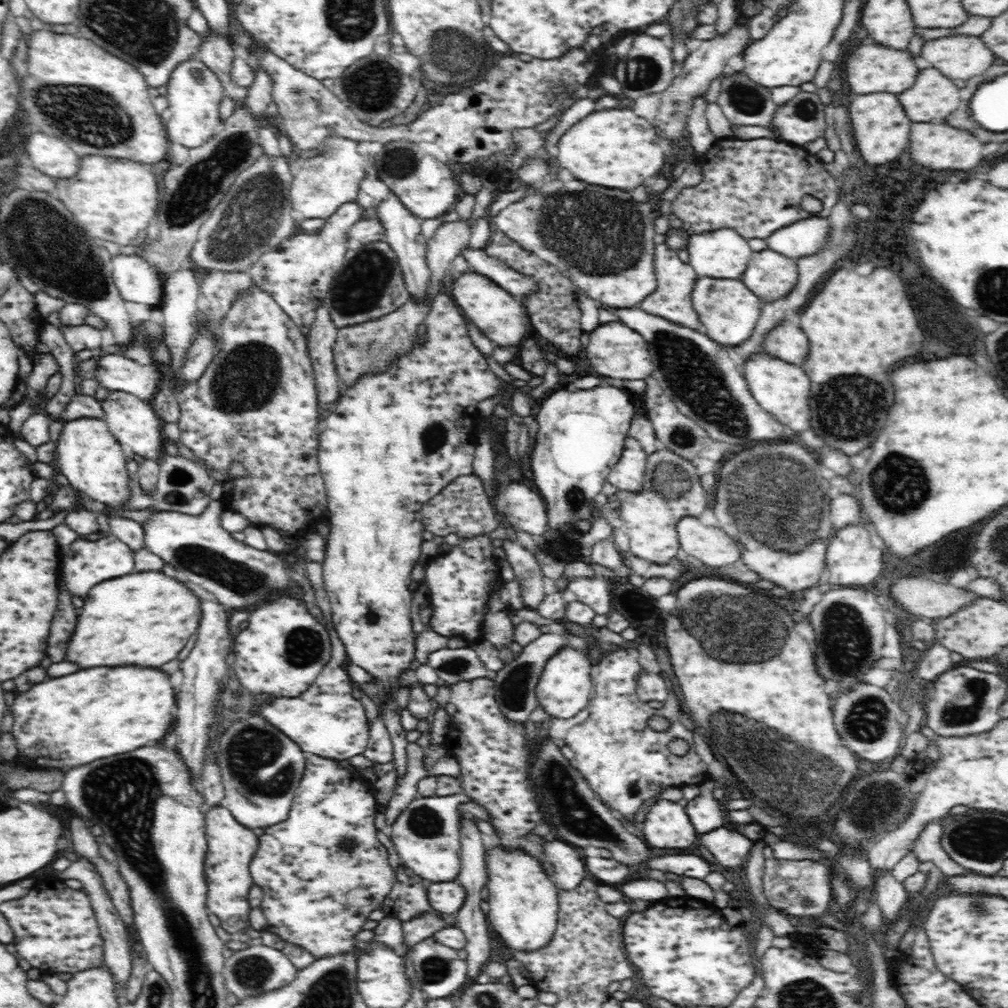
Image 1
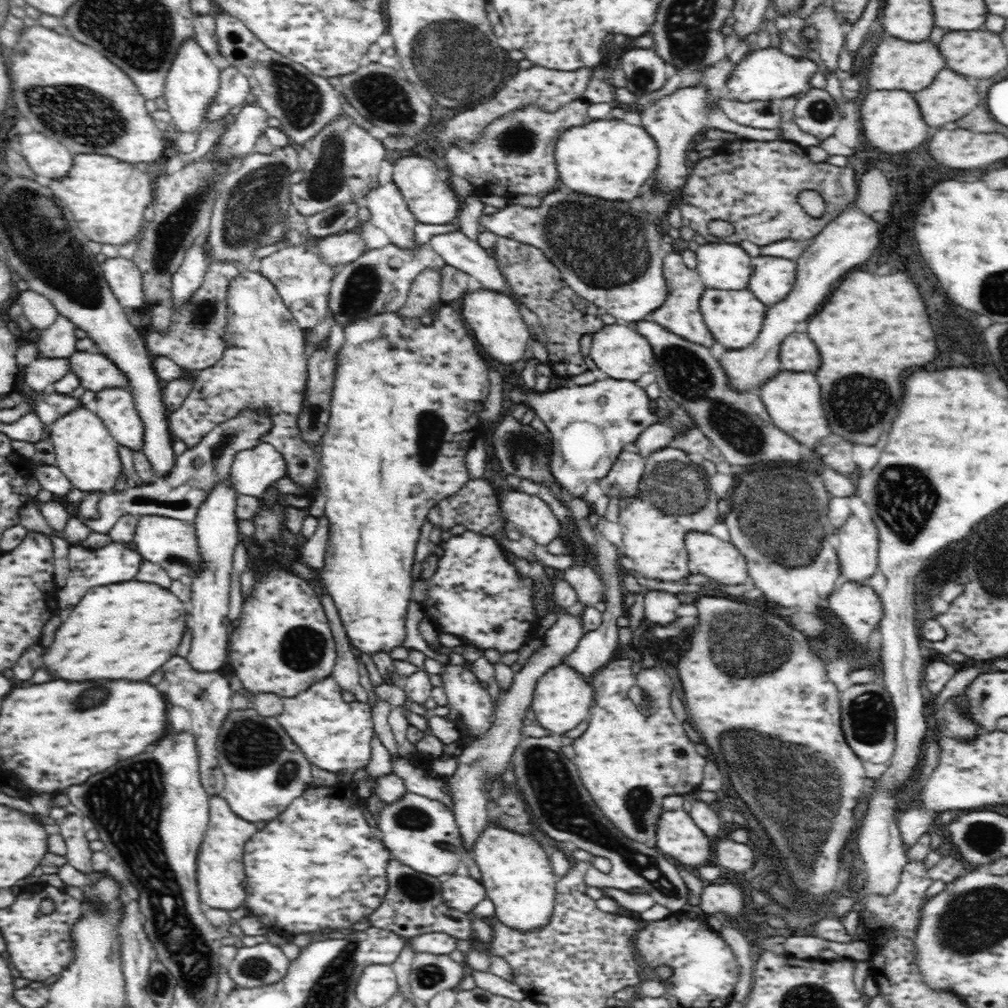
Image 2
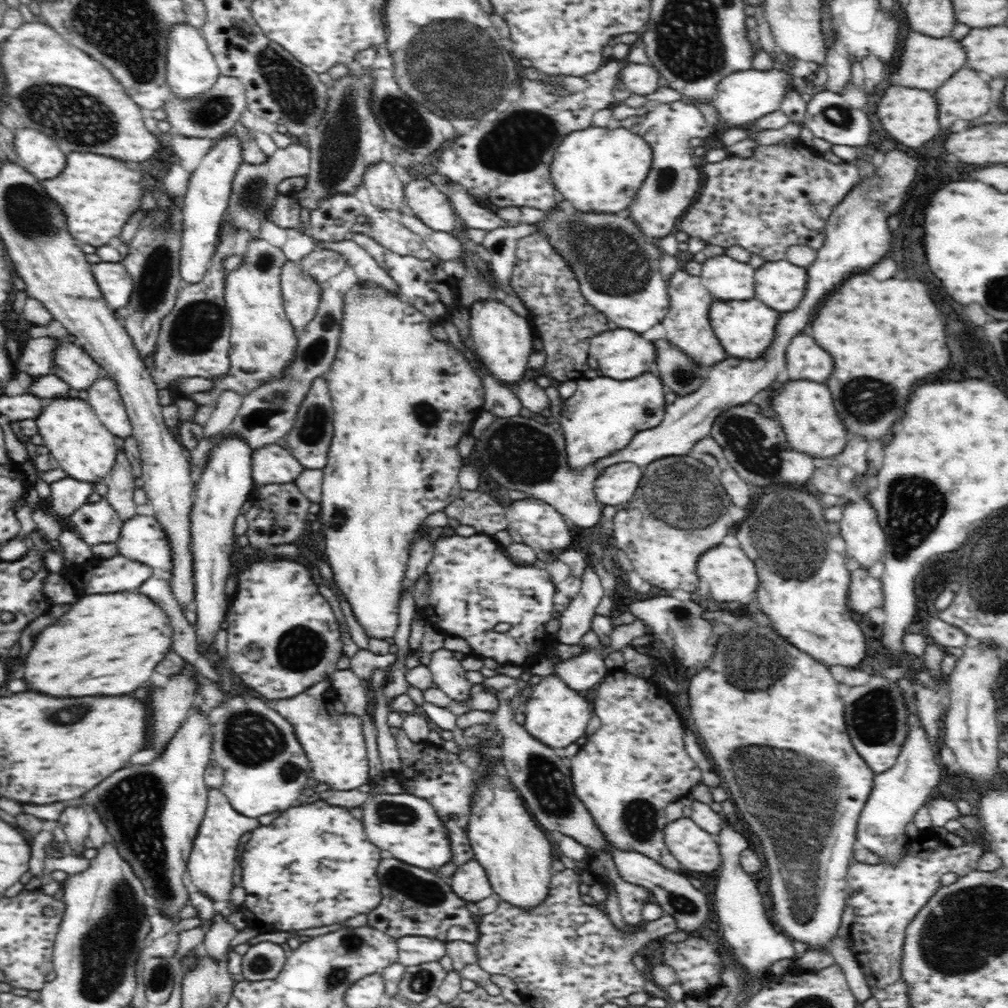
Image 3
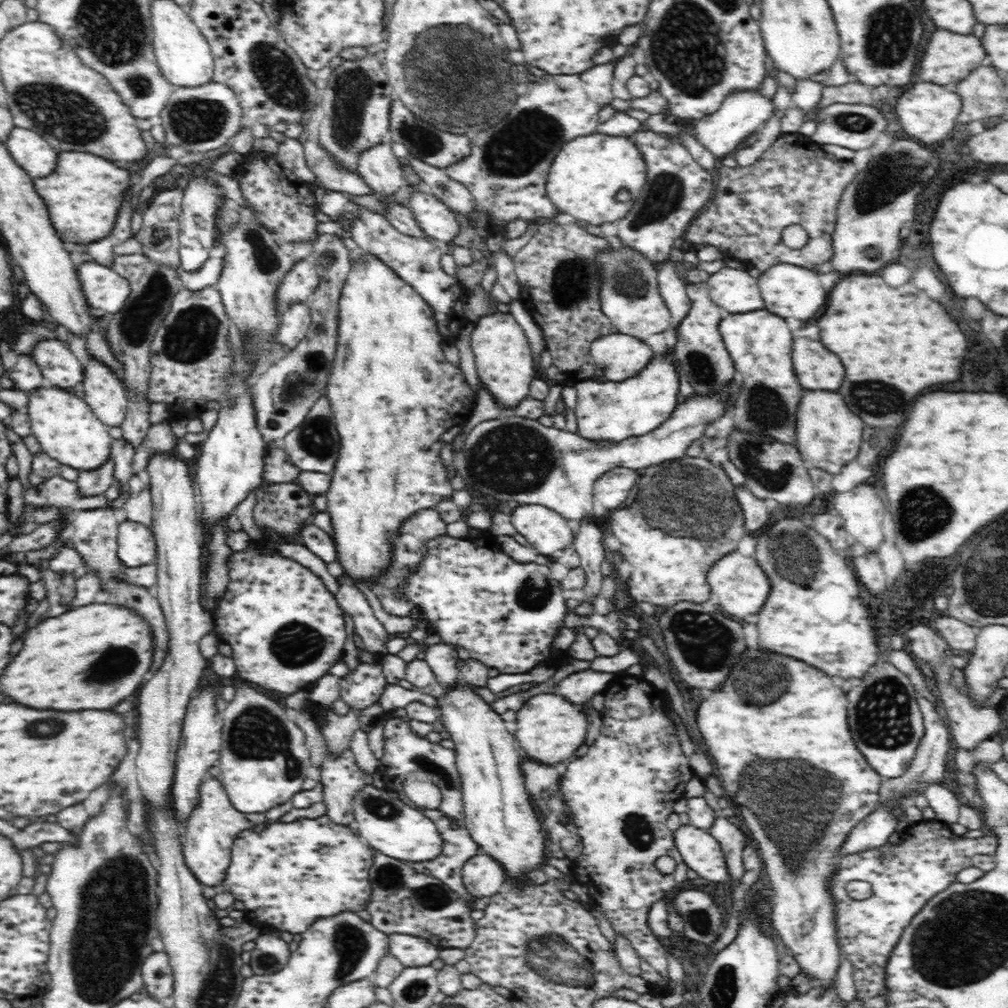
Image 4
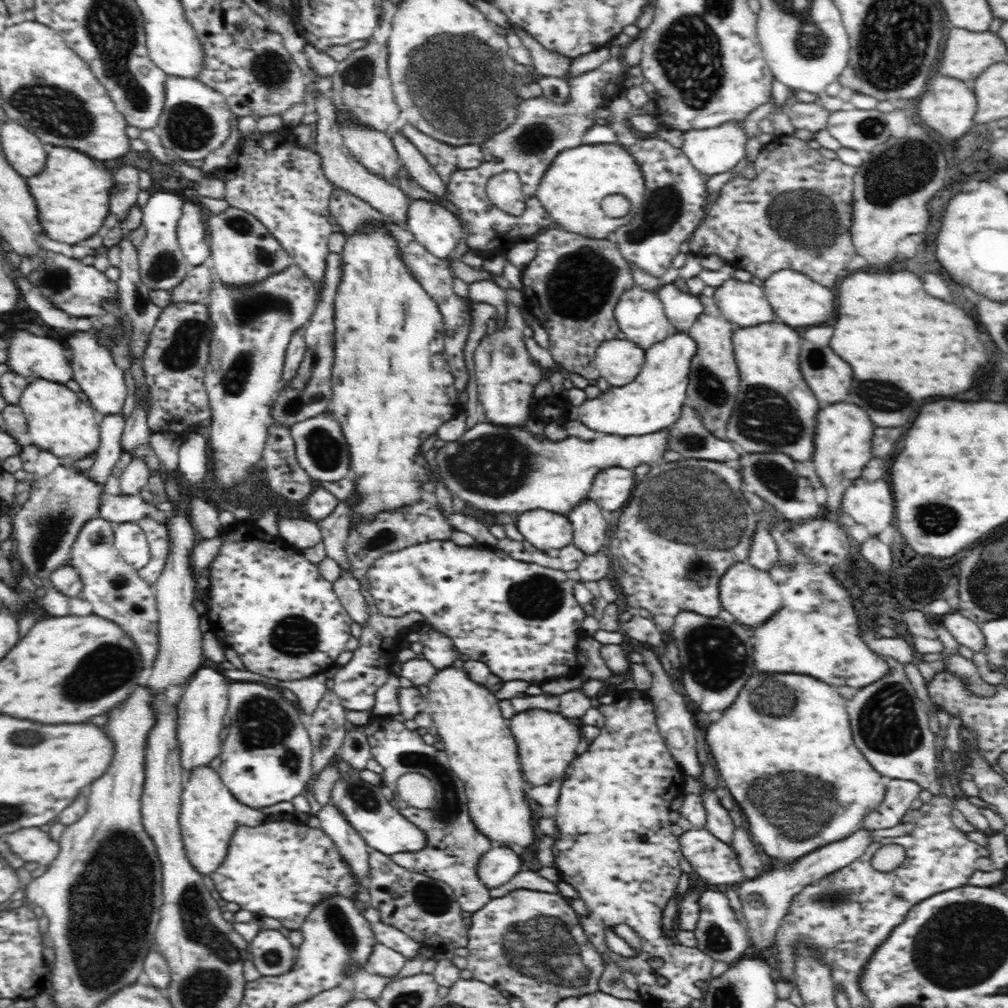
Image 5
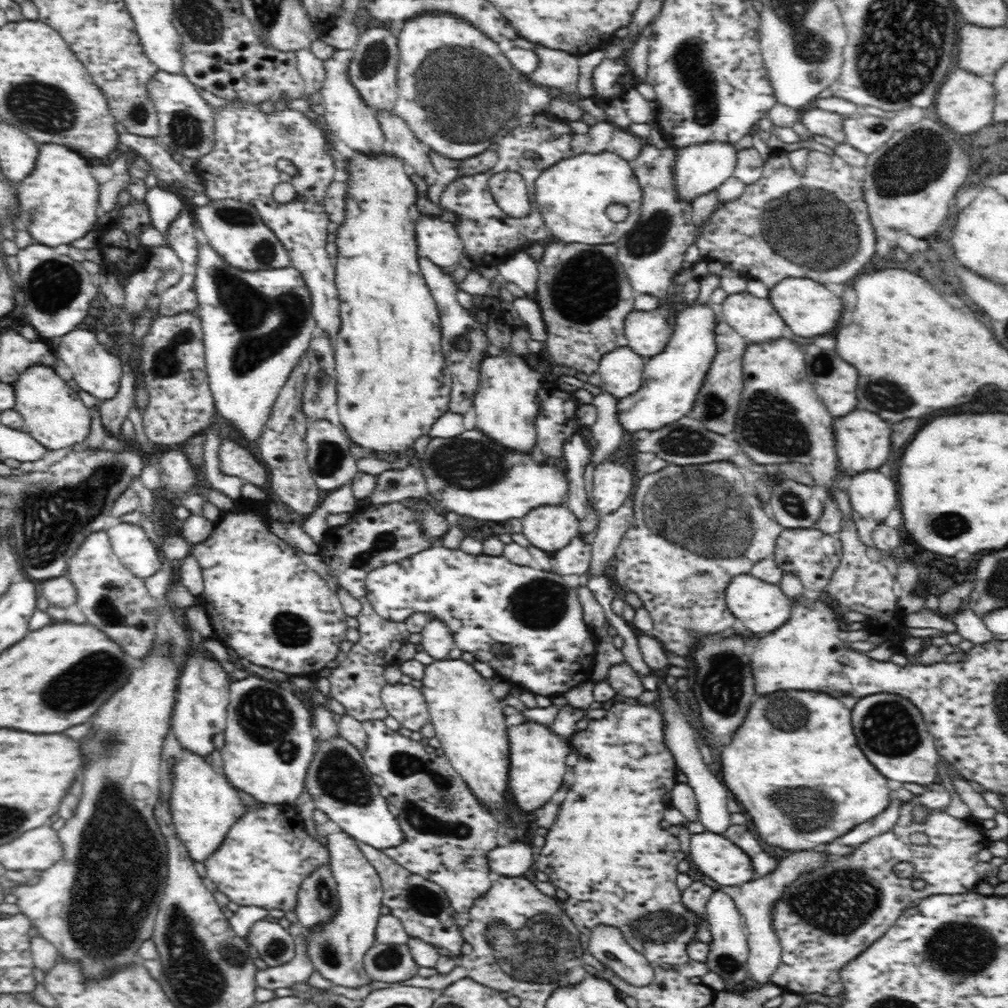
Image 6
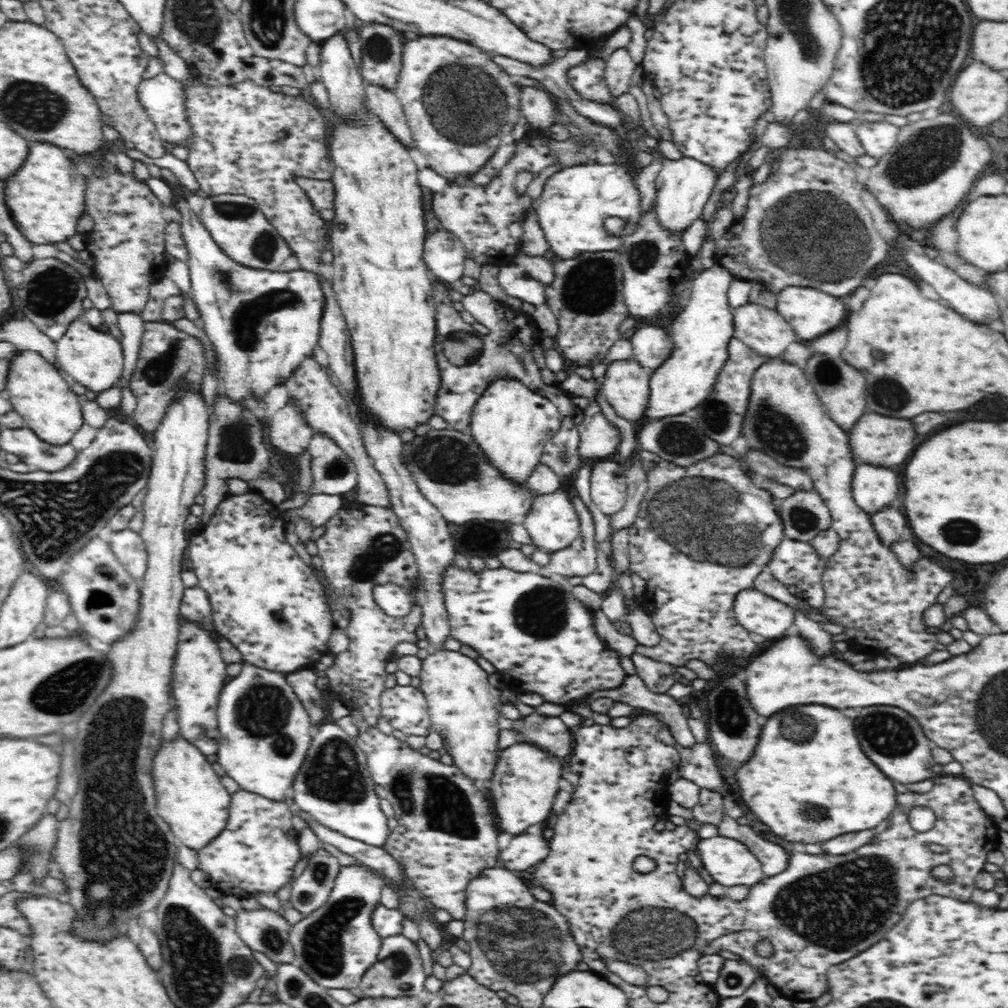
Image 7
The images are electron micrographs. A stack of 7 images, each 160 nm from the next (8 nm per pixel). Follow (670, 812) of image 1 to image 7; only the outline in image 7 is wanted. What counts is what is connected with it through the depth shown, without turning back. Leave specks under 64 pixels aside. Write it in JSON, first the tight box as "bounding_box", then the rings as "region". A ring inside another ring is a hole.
{"bounding_box":[694,835,766,887],"region":[[[720,835],[705,839],[698,838],[694,851],[700,854],[703,868],[709,872],[716,883],[723,887],[736,886],[736,884],[755,886],[766,877],[757,856],[754,856],[754,853],[740,841]]]}

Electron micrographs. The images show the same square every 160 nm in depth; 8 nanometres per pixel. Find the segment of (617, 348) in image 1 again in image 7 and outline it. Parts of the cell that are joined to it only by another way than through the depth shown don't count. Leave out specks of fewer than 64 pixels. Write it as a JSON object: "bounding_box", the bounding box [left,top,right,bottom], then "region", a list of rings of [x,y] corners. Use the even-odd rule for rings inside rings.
{"bounding_box":[601,359,652,420],"region":[[[636,359],[612,360],[601,379],[601,390],[618,416],[640,420],[650,394],[652,369],[643,367]]]}

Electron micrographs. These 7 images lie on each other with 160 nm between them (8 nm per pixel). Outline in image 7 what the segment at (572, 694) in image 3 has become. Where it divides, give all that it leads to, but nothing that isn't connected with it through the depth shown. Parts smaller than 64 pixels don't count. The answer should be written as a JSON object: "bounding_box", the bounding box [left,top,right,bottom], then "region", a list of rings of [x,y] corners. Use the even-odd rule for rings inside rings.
{"bounding_box":[492,740,563,834],"region":[[[519,740],[501,749],[494,769],[492,798],[498,816],[500,830],[510,834],[522,834],[528,826],[538,824],[550,816],[553,802],[559,794],[558,780],[563,777],[560,758],[548,754],[532,742]]]}

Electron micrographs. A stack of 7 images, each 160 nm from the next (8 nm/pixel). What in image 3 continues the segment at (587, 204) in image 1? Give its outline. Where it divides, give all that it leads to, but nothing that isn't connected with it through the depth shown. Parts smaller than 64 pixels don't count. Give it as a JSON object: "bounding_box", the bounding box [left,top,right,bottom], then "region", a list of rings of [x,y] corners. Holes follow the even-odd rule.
{"bounding_box":[440,183,670,335],"region":[[[460,183],[448,184],[440,188],[442,192],[448,190],[448,198],[459,220],[469,228],[491,231],[495,228],[506,227],[507,220],[496,215],[470,196]],[[554,206],[540,222],[530,225],[534,225],[536,227],[534,233],[545,236],[546,240],[553,244],[554,251],[558,251],[558,255],[569,264],[574,276],[577,277],[586,302],[603,313],[608,321],[616,323],[618,328],[630,329],[641,335],[642,332],[661,323],[662,318],[668,314],[670,297],[667,291],[667,280],[661,273],[662,249],[657,244],[649,242],[649,239],[642,235],[641,230],[640,234],[634,232],[632,224],[634,224],[632,220],[620,218],[618,214],[598,216],[598,212],[582,212],[581,210],[568,213]]]}

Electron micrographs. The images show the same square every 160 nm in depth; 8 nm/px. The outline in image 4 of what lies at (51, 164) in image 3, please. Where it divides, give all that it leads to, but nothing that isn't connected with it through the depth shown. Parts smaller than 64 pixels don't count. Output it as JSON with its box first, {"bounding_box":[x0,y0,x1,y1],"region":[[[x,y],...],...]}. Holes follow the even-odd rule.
{"bounding_box":[5,128,58,179],"region":[[[14,128],[7,136],[5,147],[12,159],[33,179],[54,172],[58,154],[40,134],[26,128]]]}

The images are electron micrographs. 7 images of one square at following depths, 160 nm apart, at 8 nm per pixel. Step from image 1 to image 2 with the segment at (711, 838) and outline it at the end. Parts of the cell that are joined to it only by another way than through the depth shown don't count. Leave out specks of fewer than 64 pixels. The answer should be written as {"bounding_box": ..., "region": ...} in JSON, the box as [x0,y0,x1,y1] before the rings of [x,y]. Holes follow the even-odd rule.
{"bounding_box":[715,838,754,873],"region":[[[722,838],[718,840],[718,856],[715,856],[716,862],[728,870],[725,873],[746,873],[754,866],[754,847],[746,846],[736,842],[731,838]]]}

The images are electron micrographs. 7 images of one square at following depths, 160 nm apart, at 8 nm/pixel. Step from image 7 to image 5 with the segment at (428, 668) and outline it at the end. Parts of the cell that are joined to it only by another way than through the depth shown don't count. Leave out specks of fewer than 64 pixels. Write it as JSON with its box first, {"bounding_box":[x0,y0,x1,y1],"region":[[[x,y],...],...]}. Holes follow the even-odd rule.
{"bounding_box":[429,667,536,848],"region":[[[446,667],[438,670],[429,684],[429,712],[438,733],[436,737],[445,742],[449,763],[453,771],[463,782],[466,794],[468,816],[474,827],[490,842],[498,842],[499,846],[510,847],[517,844],[524,848],[534,843],[534,825],[536,823],[533,810],[526,800],[526,780],[519,766],[517,743],[511,730],[504,724],[504,716],[498,705],[499,700],[490,694],[490,689],[472,681],[466,672]]]}

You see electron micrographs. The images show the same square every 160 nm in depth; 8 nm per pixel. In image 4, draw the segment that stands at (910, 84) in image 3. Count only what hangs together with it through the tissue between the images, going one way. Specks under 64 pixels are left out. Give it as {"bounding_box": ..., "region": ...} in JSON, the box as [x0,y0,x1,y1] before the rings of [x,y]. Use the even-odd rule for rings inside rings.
{"bounding_box":[918,30,987,85],"region":[[[944,30],[934,32],[928,46],[930,52],[926,52],[922,58],[924,62],[920,62],[922,78],[918,80],[938,85],[964,80],[974,68],[980,66],[987,54],[978,38]]]}

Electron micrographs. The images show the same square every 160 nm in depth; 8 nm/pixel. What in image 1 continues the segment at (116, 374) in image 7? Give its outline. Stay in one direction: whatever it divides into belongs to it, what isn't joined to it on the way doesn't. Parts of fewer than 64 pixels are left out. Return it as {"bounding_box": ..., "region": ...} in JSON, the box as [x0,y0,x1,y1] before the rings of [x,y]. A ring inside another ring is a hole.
{"bounding_box":[102,391,168,460],"region":[[[112,391],[110,398],[104,401],[102,406],[106,414],[105,421],[109,426],[109,431],[121,444],[126,454],[134,452],[138,456],[152,460],[162,458],[165,454],[164,447],[168,444],[168,439],[162,431],[164,422],[151,407],[150,402],[146,403],[140,397],[127,392]]]}

